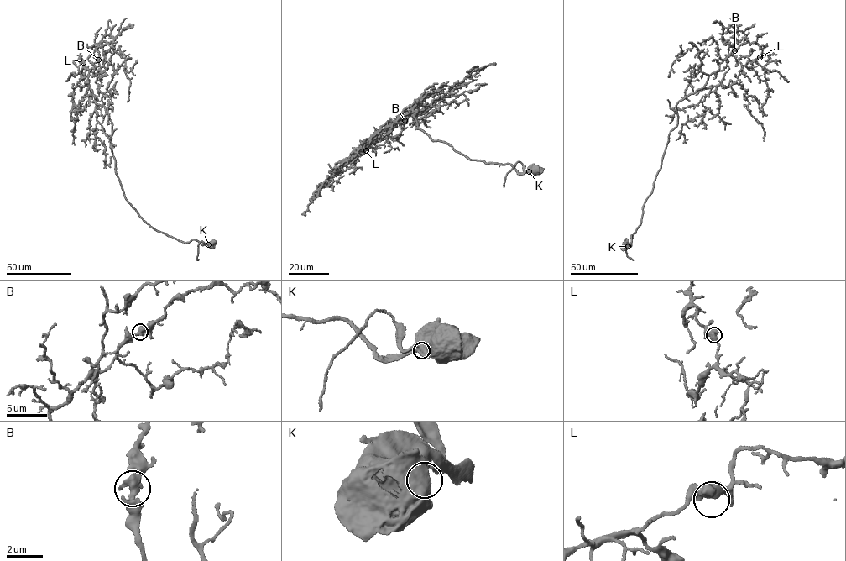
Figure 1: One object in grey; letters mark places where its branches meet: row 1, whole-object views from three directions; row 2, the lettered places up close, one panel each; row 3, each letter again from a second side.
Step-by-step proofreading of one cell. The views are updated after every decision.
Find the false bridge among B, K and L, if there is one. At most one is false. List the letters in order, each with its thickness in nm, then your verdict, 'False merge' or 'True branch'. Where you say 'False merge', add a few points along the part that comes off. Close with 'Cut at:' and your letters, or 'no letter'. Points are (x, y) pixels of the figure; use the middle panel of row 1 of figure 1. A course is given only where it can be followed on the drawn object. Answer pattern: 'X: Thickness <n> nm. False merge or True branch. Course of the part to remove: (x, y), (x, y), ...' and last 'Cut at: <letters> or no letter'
B: Thickness 440 nm. True branch
K: Thickness 800 nm. False merge. Course of the part to remove: (529, 171), (524, 171), (521, 163), (517, 161), (506, 175), (503, 186)
L: Thickness 550 nm. True branch
Cut at: K

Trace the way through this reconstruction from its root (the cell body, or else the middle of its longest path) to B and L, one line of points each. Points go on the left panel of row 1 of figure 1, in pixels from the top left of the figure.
B: (212, 244), (192, 238), (181, 242), (157, 231), (126, 198), (111, 149), (112, 124), (99, 89), (98, 60)
L: (212, 244), (157, 231), (127, 201), (111, 149), (112, 124), (104, 107), (89, 101), (83, 62)

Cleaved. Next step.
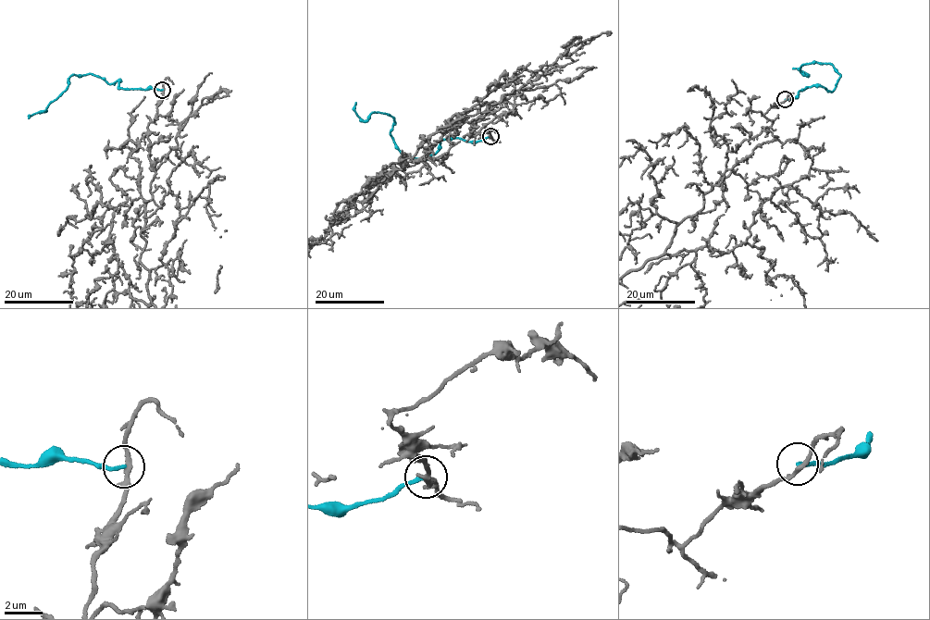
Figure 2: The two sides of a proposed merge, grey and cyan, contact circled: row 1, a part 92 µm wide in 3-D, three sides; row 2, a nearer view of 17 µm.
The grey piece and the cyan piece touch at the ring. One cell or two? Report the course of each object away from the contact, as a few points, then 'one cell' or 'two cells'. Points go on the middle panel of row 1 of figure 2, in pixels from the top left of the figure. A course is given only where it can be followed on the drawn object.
cyan runs (490, 136), (442, 139), (419, 160), (396, 146), (393, 117), (374, 112), (362, 120), (355, 103); two cells

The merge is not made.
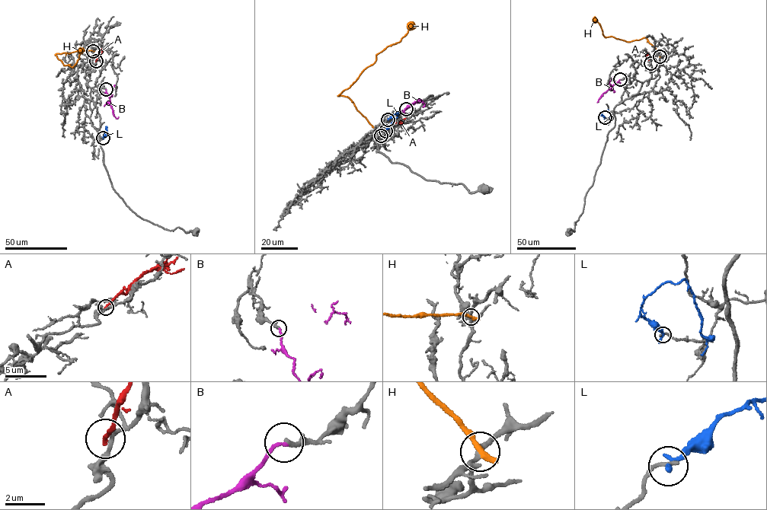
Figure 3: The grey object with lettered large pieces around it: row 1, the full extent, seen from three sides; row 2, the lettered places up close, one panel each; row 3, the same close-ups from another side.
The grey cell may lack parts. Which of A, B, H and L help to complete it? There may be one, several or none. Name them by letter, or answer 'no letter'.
B

